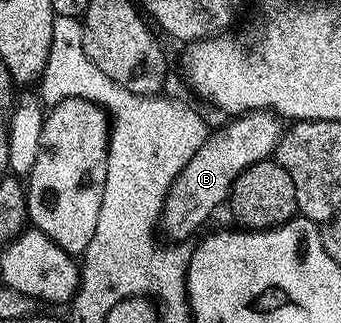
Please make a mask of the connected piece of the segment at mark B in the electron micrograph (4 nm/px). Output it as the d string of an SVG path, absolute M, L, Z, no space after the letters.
M260 111L258 113L241 113L230 118L228 125L223 125L219 130L208 132L205 143L201 143L201 147L197 151L197 155L193 155L193 159L189 159L189 163L185 163L185 167L181 167L181 171L177 175L175 182L169 187L167 197L163 201L163 216L161 218L161 229L172 237L172 242L179 243L182 237L187 237L190 233L195 232L201 225L205 224L211 217L211 212L218 207L219 204L226 202L231 196L231 184L242 175L249 167L253 167L257 163L268 160L274 154L275 149L279 146L281 138L285 133L285 125L276 114L270 111Z

